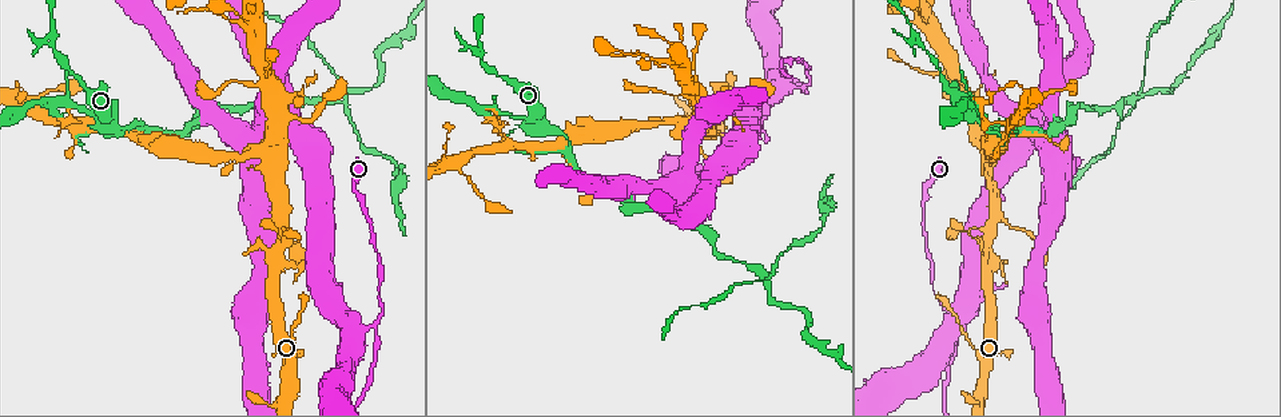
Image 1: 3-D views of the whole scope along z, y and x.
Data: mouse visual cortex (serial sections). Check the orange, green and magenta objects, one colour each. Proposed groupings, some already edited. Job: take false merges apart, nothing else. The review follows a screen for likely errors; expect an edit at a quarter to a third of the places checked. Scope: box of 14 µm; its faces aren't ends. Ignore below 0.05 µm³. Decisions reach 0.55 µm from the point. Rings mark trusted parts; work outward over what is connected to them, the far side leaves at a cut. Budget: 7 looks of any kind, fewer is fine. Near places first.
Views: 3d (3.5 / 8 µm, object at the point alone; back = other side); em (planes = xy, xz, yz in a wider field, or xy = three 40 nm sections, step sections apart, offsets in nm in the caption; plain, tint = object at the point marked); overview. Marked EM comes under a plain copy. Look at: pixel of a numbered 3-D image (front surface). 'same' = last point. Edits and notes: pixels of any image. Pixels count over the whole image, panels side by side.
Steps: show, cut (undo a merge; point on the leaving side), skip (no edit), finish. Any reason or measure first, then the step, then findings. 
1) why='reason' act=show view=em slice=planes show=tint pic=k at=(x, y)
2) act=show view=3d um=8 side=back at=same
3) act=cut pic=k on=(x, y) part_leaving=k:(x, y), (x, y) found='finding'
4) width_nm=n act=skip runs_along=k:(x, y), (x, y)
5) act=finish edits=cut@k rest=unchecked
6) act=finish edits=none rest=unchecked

why='sudden change in width' act=show view=3d um=3.5 pic=1 at=(275, 189)

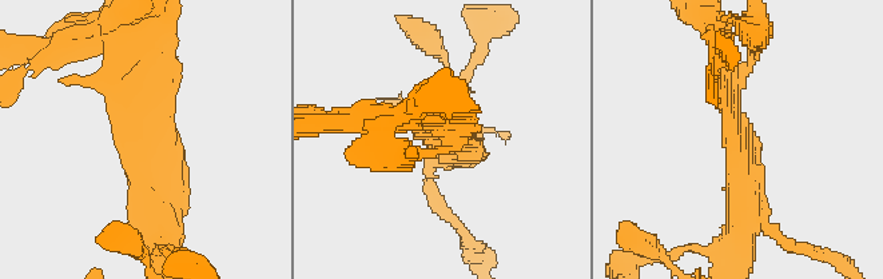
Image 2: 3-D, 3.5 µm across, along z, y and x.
why='need the tissue' act=show view=em slice=planes show=tint pic=2 at=(437, 137)

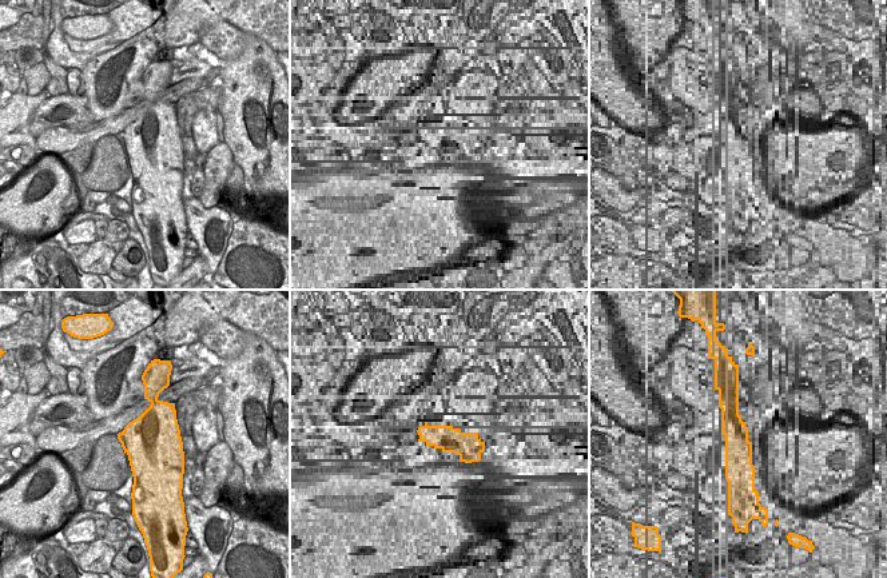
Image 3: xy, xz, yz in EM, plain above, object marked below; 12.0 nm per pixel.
act=skip runs_along=2:(744, 223), (731, 67), (720, 55) found='continuous, no second cell'

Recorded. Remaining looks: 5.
why='sharp bend' act=show view=3d um=3.5 pic=1 at=(532, 120)

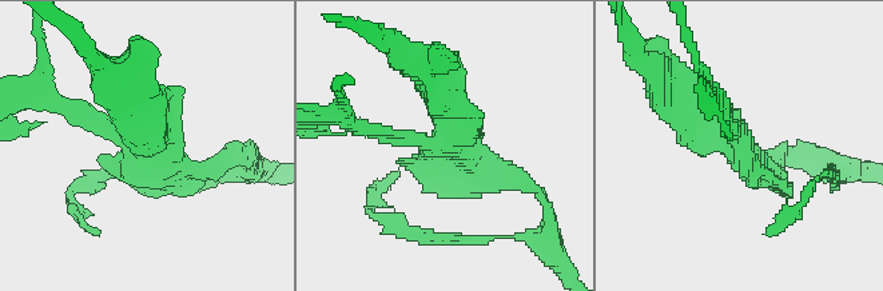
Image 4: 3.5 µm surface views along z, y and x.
why='need the tissue' act=show view=em slice=xy step=2 show=tint pic=4 at=(447, 151)

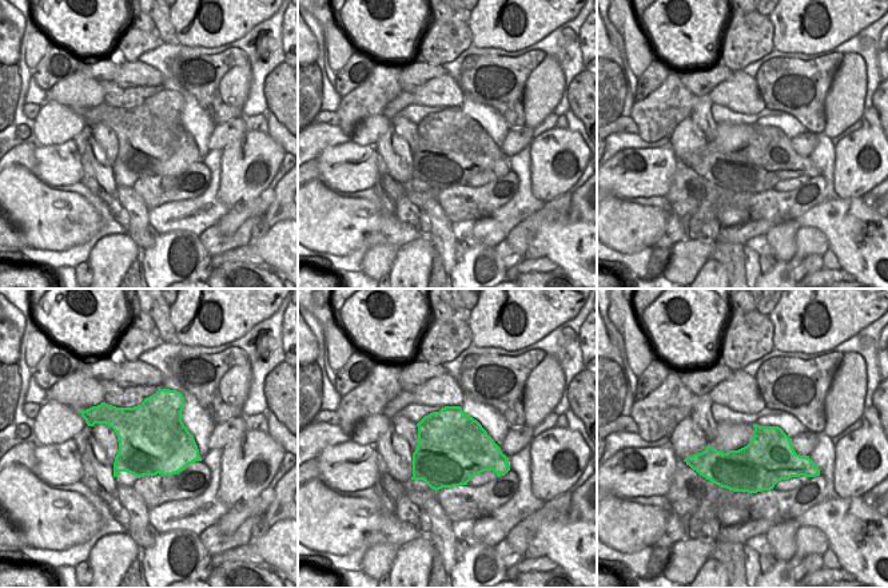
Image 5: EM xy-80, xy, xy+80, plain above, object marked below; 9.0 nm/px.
act=cut pic=4 on=(804, 152) part_leaving=4:(739, 146), (763, 170), (808, 154) found='a second cell is stuck on'

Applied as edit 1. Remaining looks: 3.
act=show view=overview

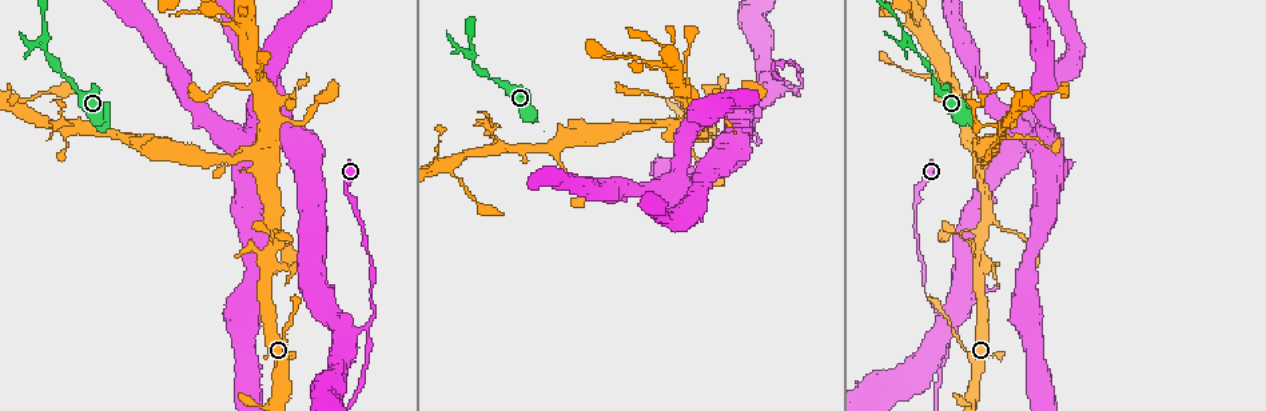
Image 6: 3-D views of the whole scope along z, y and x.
why='a narrow waist' act=show view=3d um=8 pic=6 at=(64, 75)

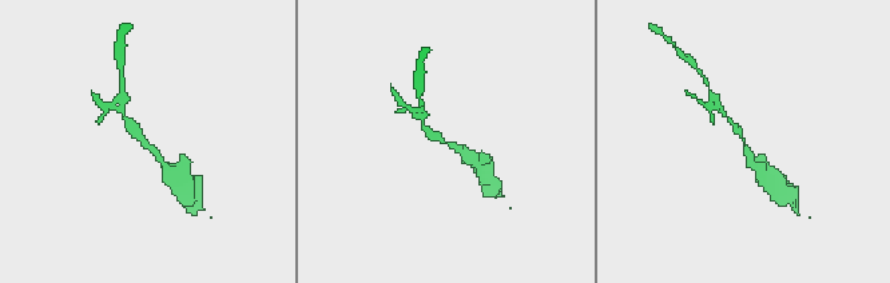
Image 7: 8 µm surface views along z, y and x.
arm_widths_nm=200,250 why='now the EM' act=show view=em slice=xy step=3 show=tint pic=7 at=(745, 142)

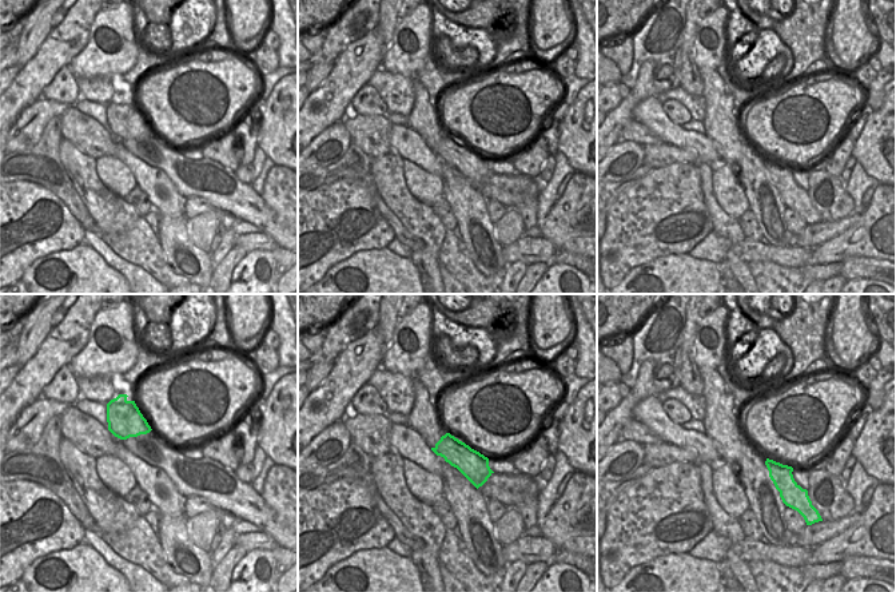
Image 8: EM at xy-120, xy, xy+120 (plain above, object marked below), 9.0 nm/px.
width_nm=240 act=skip runs_along=7:(169, 168), (128, 127), (123, 112) found='all the same cell'

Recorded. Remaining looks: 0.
act=finish edits=cut@4 rest=unchecked

